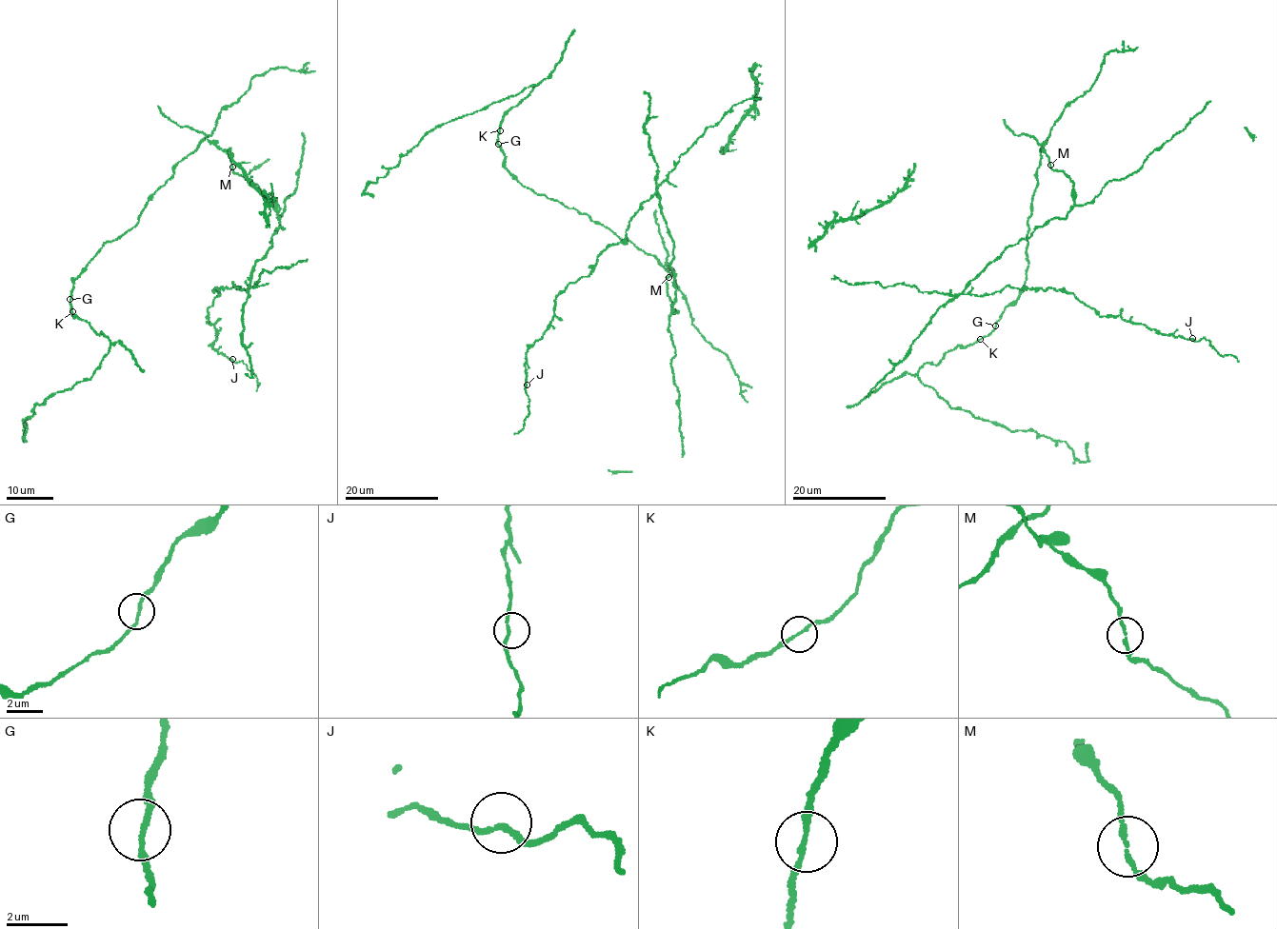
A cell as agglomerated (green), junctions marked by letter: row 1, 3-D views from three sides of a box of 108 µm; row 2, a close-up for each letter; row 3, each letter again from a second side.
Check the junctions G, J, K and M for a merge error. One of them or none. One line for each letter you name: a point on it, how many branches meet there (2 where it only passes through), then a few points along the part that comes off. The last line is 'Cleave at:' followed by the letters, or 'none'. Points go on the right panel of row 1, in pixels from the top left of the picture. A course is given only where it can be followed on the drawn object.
Cleave at: none

